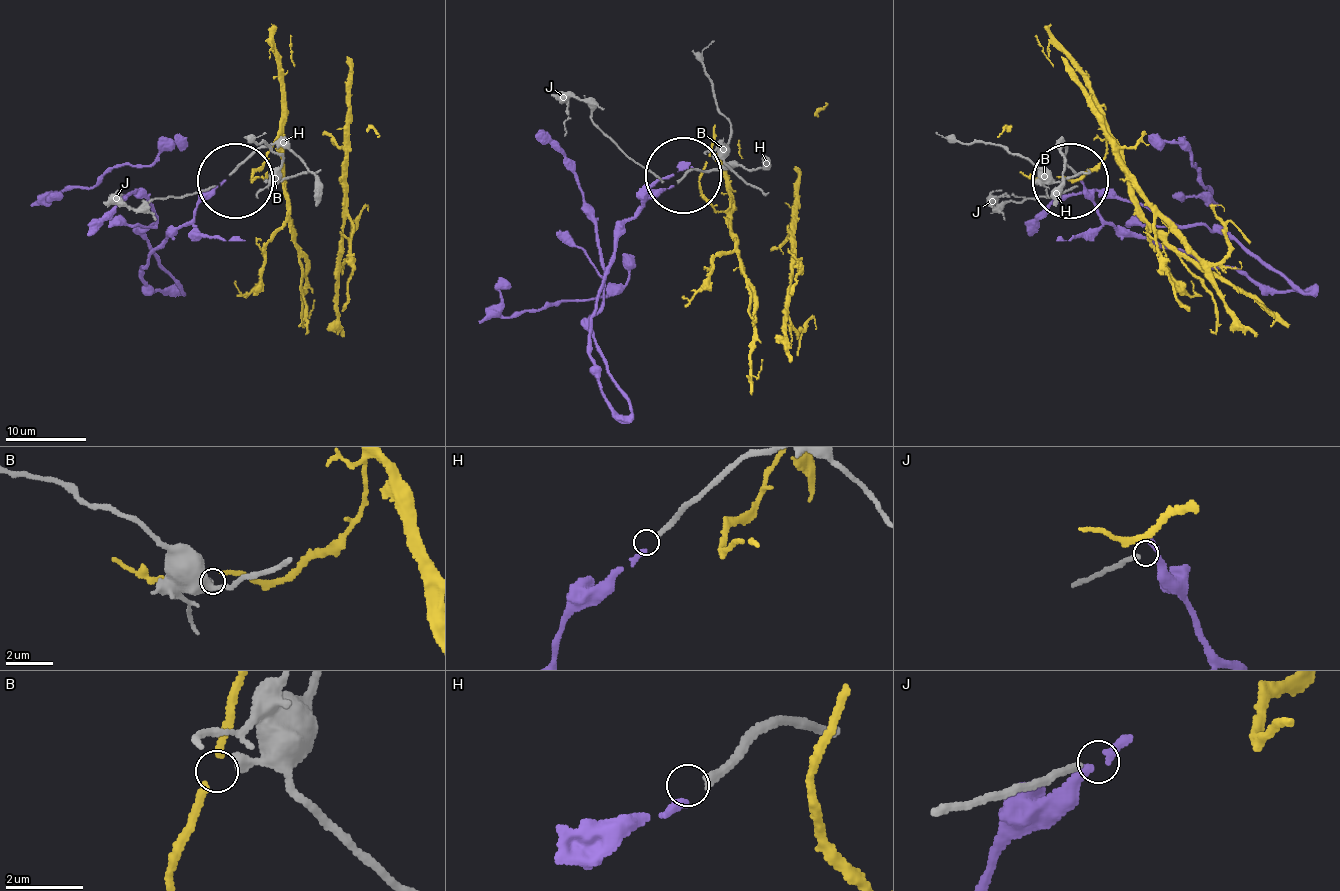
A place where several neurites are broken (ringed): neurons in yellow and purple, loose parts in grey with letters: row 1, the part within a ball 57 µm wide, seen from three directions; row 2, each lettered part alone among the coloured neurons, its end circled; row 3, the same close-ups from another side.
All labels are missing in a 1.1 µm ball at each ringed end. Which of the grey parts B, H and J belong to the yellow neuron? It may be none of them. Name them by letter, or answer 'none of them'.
none of them

